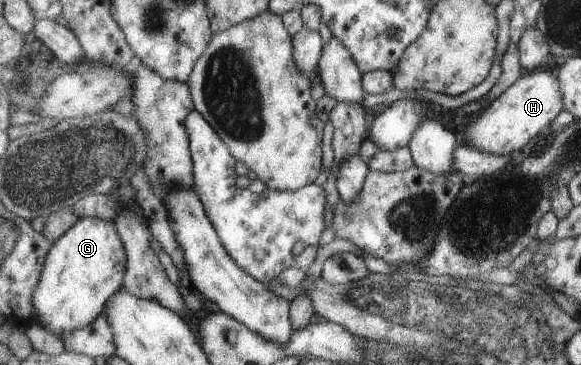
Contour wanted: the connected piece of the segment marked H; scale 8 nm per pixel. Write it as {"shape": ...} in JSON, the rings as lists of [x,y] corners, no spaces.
{"shape":[[[538,69],[520,76],[488,107],[479,114],[471,115],[465,129],[458,132],[466,145],[490,155],[505,156],[524,149],[562,110],[564,95],[557,72],[555,69]]]}

